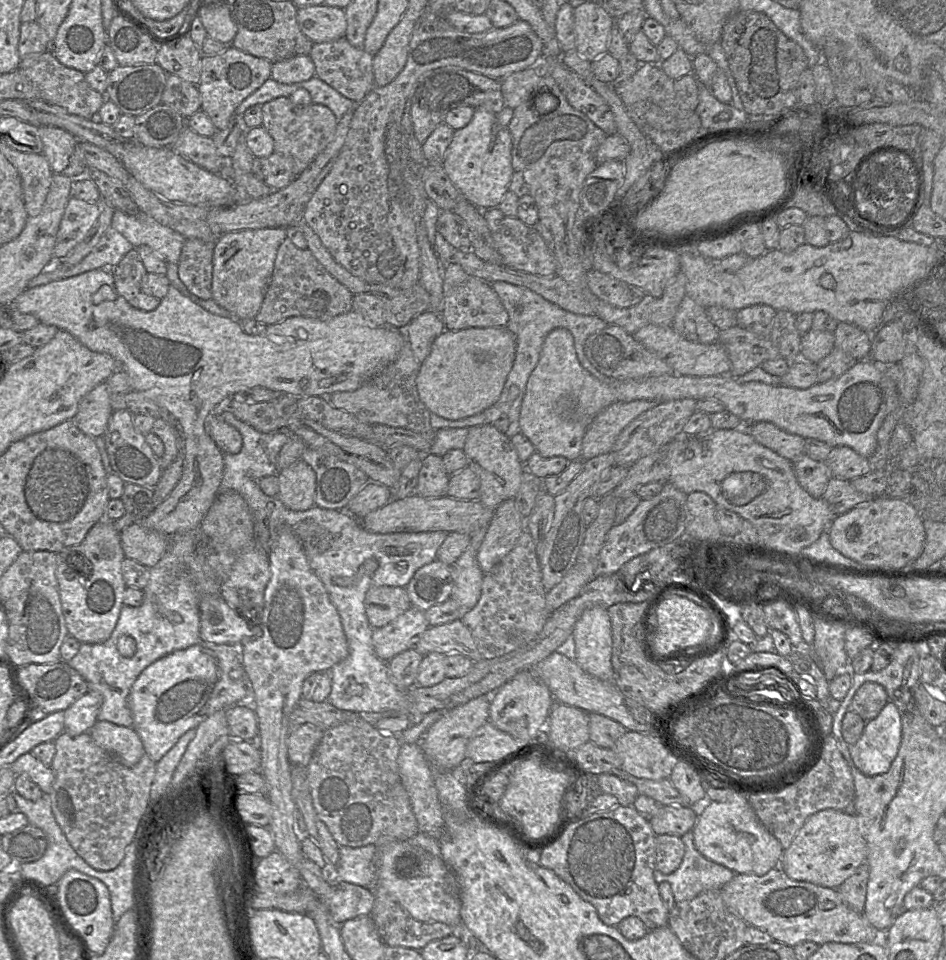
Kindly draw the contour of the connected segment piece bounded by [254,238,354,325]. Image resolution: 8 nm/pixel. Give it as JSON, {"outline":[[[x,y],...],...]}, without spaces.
{"outline":[[[286,238],[277,250],[270,284],[261,308],[254,319],[266,325],[277,324],[294,316],[309,317],[317,320],[330,320],[353,310],[353,297],[354,295],[344,285],[325,270],[310,250],[299,249]]]}

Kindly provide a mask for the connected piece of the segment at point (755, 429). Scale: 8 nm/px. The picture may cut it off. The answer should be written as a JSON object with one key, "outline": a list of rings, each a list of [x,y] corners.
{"outline":[[[758,422],[751,424],[749,433],[759,444],[771,449],[791,462],[796,462],[806,455],[805,438],[786,432],[773,423]]]}

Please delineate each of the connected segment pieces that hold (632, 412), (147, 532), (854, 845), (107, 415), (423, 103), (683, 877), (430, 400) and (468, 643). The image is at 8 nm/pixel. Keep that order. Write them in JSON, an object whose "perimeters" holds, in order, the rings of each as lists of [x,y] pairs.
{"perimeters":[[[[655,400],[615,402],[602,410],[595,416],[582,439],[581,460],[610,453],[621,432],[634,419],[659,403]]],[[[135,522],[124,528],[120,537],[125,557],[151,568],[165,553],[170,536]]],[[[824,809],[808,817],[791,845],[784,850],[779,867],[792,880],[838,889],[860,865],[866,863],[866,859],[867,843],[856,815]]],[[[103,382],[83,398],[73,420],[83,433],[95,439],[107,432],[112,413],[110,388]]],[[[441,67],[425,73],[420,78],[420,83],[412,98],[411,118],[414,136],[417,141],[423,144],[436,127],[444,122],[444,118],[449,111],[464,106],[482,107],[494,114],[499,113],[505,107],[501,82],[457,67]]],[[[693,831],[686,832],[682,837],[685,845],[685,855],[681,865],[671,874],[663,874],[655,868],[654,879],[660,884],[667,882],[671,885],[676,903],[688,901],[707,890],[721,890],[736,875],[730,869],[706,859],[696,848]]],[[[466,328],[444,330],[433,342],[427,358],[420,363],[416,388],[420,400],[430,413],[447,420],[461,420],[490,408],[500,398],[516,354],[515,336],[506,328]]],[[[459,619],[442,625],[430,626],[413,648],[423,656],[431,652],[460,653],[473,663],[483,660],[471,631]]]]}

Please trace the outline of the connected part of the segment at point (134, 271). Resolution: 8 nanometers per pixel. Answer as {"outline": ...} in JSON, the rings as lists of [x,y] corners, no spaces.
{"outline":[[[133,248],[112,269],[117,294],[134,308],[149,312],[155,310],[161,299],[144,294],[140,283],[147,271],[141,261],[138,250]]]}

